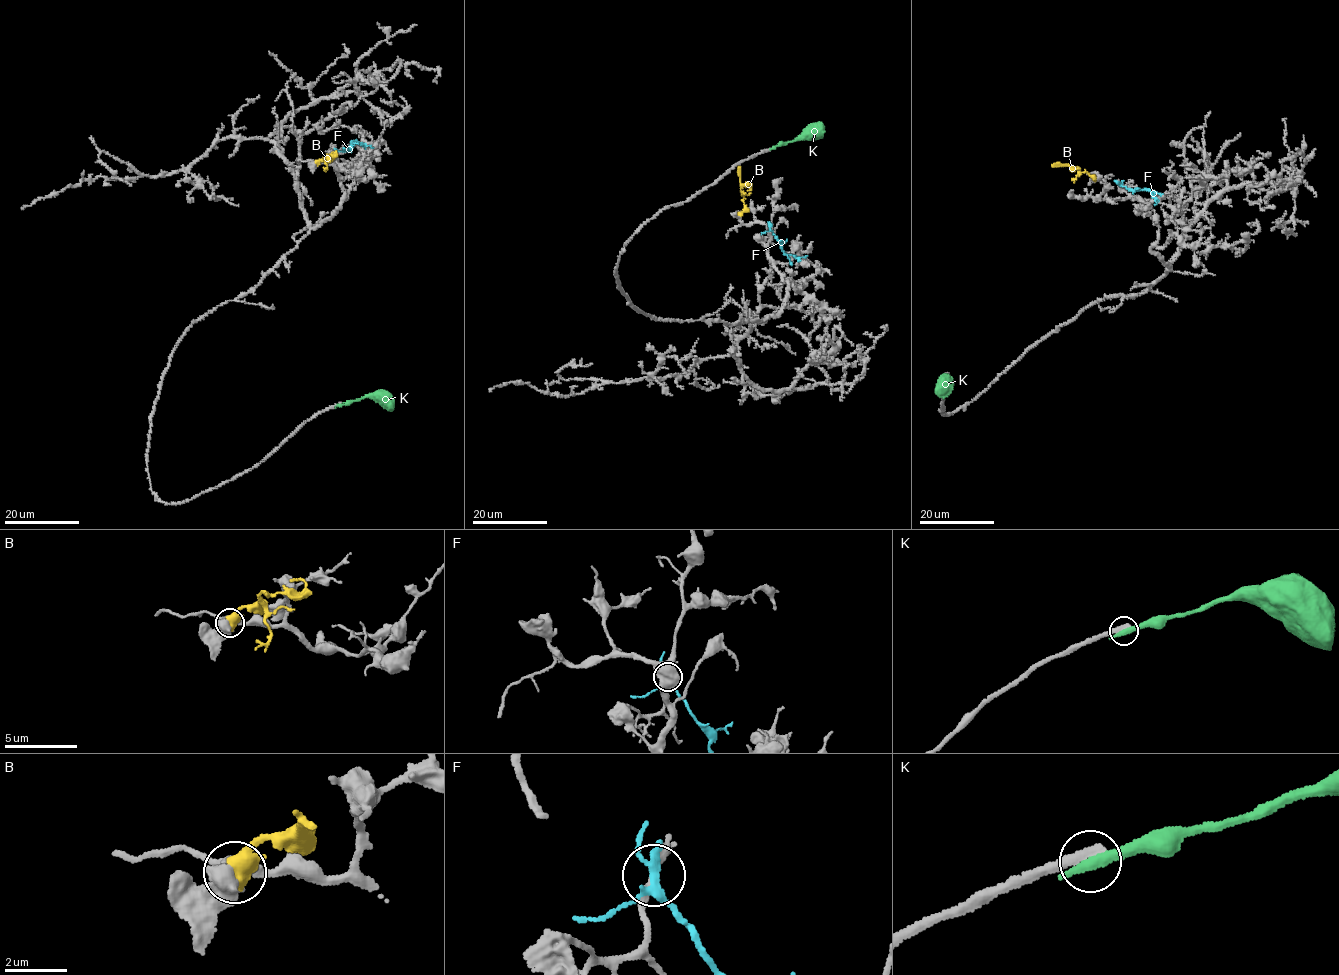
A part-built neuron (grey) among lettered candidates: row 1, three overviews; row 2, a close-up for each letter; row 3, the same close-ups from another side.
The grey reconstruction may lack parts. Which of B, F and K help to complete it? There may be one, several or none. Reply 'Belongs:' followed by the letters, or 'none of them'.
Belongs: B

